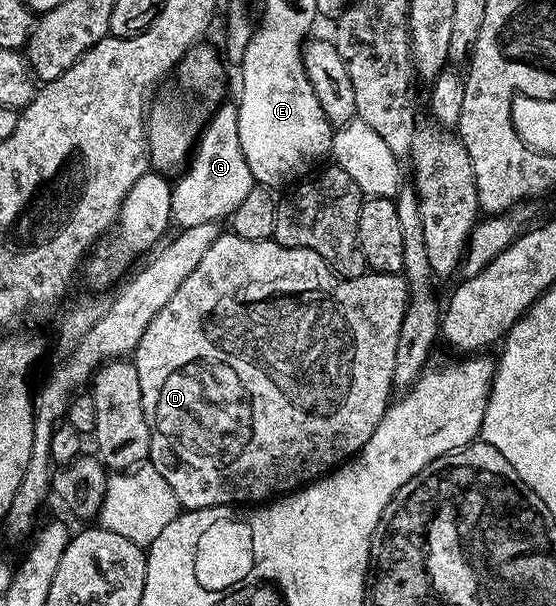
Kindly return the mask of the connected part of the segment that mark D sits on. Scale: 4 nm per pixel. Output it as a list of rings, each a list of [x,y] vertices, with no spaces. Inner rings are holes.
[[[234,233],[220,234],[219,239],[209,245],[205,257],[201,257],[197,269],[181,281],[177,293],[173,293],[161,313],[149,321],[133,352],[137,381],[141,381],[141,405],[151,426],[149,461],[157,473],[169,481],[169,489],[178,497],[180,508],[196,511],[206,507],[259,505],[315,482],[357,454],[365,441],[369,441],[392,398],[397,337],[406,315],[407,299],[407,283],[402,274],[368,273],[342,279],[320,255],[309,249],[286,247],[276,243],[274,238],[246,239]]]

